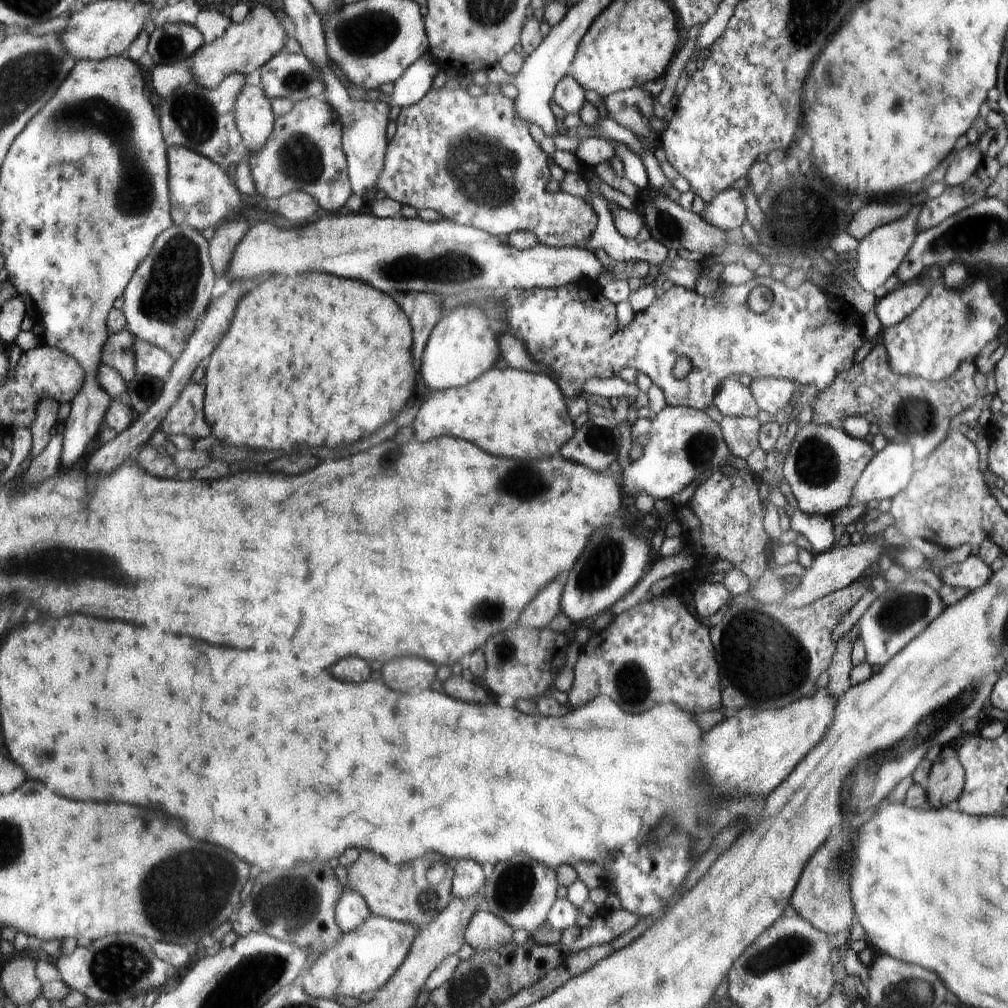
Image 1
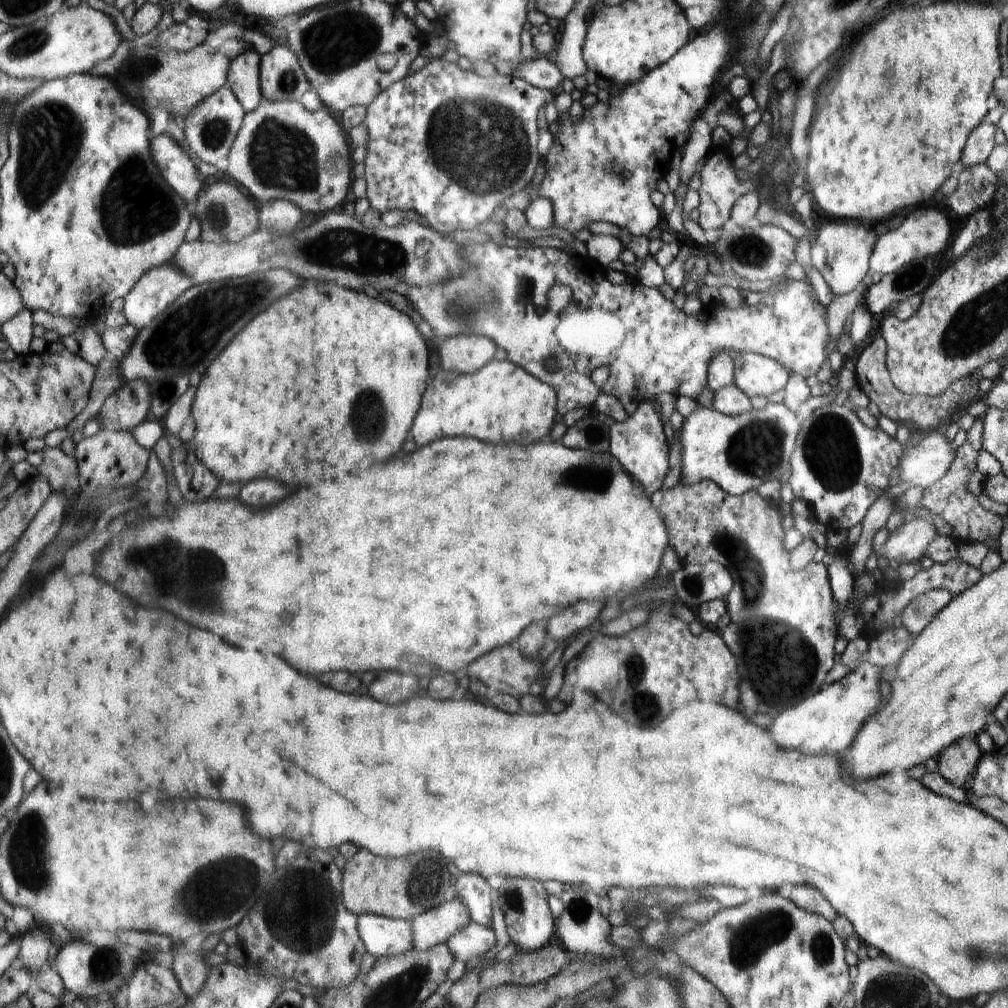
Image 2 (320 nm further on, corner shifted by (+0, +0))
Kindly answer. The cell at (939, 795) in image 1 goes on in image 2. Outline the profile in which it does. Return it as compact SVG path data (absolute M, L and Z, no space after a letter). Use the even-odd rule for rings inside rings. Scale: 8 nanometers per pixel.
M962 737L954 744L947 746L938 756L938 772L944 777L944 780L954 786L967 788L972 776L975 774L975 768L978 766L980 757L984 751L978 746L976 738Z

